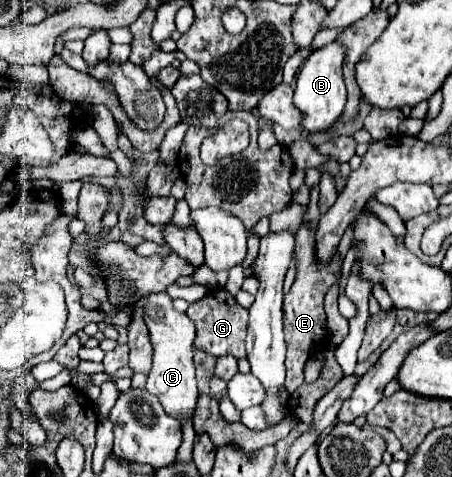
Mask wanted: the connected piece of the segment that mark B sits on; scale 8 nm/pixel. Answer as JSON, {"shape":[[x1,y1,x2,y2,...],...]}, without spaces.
{"shape":[[332,43,320,51,314,51,298,71,294,89,294,107,302,113,300,127,306,133,328,133,340,119,346,105,346,87,340,73,342,61,344,61,344,49]]}

